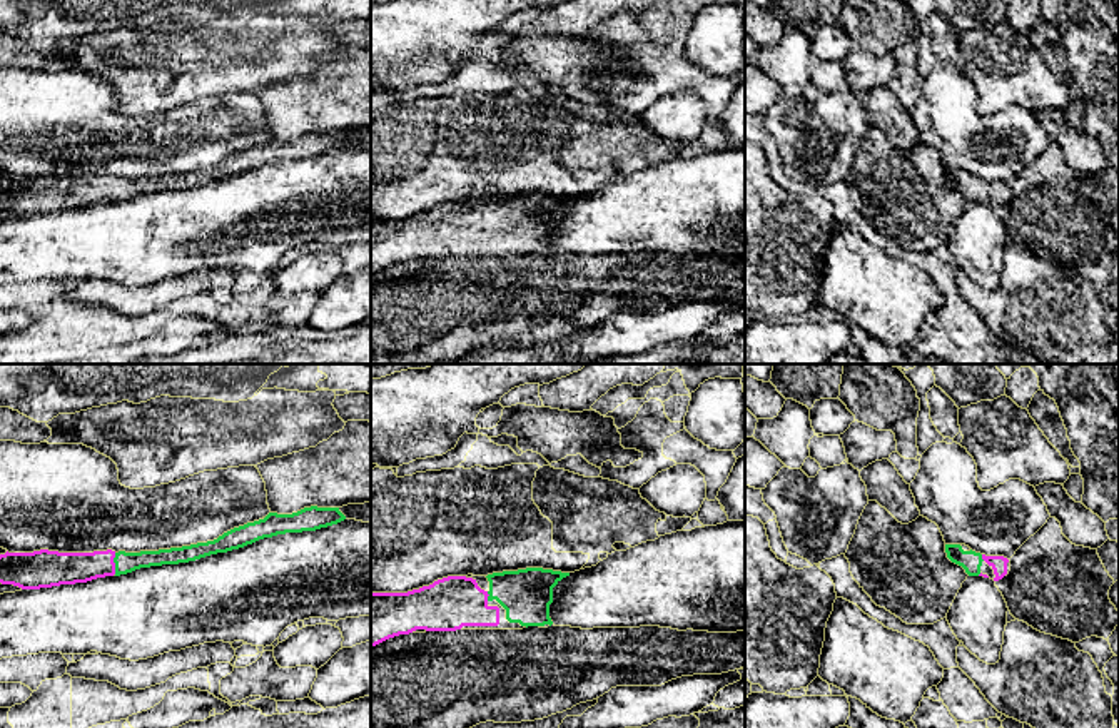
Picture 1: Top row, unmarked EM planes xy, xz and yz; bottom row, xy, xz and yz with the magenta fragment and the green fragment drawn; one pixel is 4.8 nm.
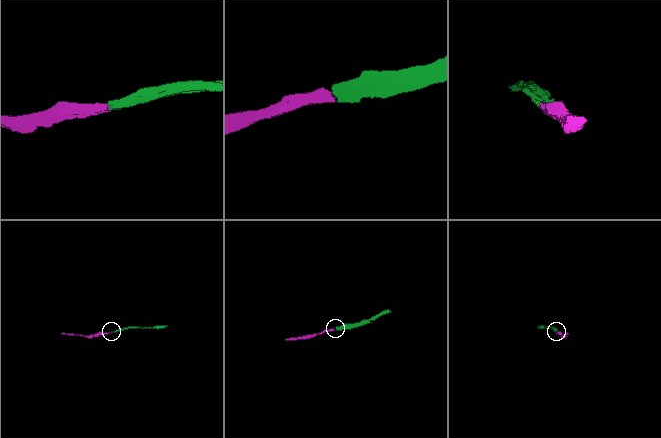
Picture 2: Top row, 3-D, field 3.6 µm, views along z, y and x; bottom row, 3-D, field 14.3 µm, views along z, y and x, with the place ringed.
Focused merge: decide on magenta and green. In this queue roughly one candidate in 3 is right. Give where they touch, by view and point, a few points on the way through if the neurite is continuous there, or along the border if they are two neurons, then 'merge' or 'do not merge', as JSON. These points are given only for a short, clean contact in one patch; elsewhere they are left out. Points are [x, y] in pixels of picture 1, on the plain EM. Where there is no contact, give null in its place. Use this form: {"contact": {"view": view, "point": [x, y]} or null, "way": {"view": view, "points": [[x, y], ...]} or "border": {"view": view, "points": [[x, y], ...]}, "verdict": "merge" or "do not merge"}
{"contact": {"view": "xy", "point": [114, 189]}, "way": {"view": "xy", "points": [[62, 194], [114, 189], [124, 187]]}, "verdict": "merge"}

